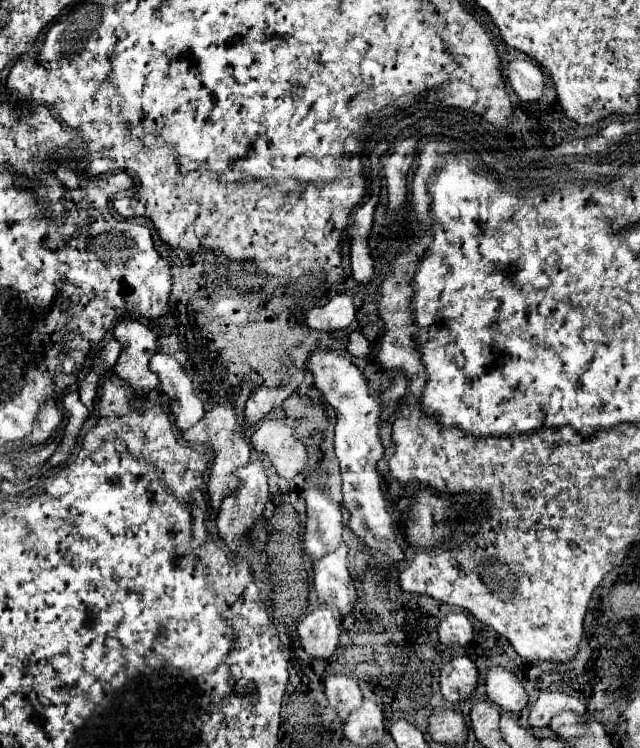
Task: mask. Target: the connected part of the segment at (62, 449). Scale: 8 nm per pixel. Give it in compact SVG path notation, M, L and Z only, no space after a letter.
M66 393L64 399L62 399L62 405L64 405L64 411L66 411L68 419L66 419L62 443L48 461L50 467L56 467L56 465L60 465L68 459L68 455L72 453L72 449L76 445L76 439L78 439L78 433L80 433L84 421L88 419L88 409L82 405L78 393Z

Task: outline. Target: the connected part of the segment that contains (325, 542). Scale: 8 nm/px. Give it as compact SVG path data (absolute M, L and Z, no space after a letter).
M316 487L304 489L304 495L306 495L306 513L308 513L306 533L304 533L304 551L312 561L316 561L316 557L324 557L324 555L336 551L338 545L342 543L342 513Z

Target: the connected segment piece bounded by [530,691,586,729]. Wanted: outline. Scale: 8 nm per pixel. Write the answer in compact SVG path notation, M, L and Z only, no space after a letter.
M540 693L538 701L530 709L530 725L536 729L544 729L550 725L550 719L562 711L572 711L578 713L578 721L586 719L586 707L572 695L568 693Z

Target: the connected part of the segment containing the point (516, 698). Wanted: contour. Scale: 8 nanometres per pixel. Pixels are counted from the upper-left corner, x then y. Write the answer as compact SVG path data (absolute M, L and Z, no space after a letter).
M494 667L486 675L486 695L492 703L508 713L520 713L528 705L528 695L514 673Z

